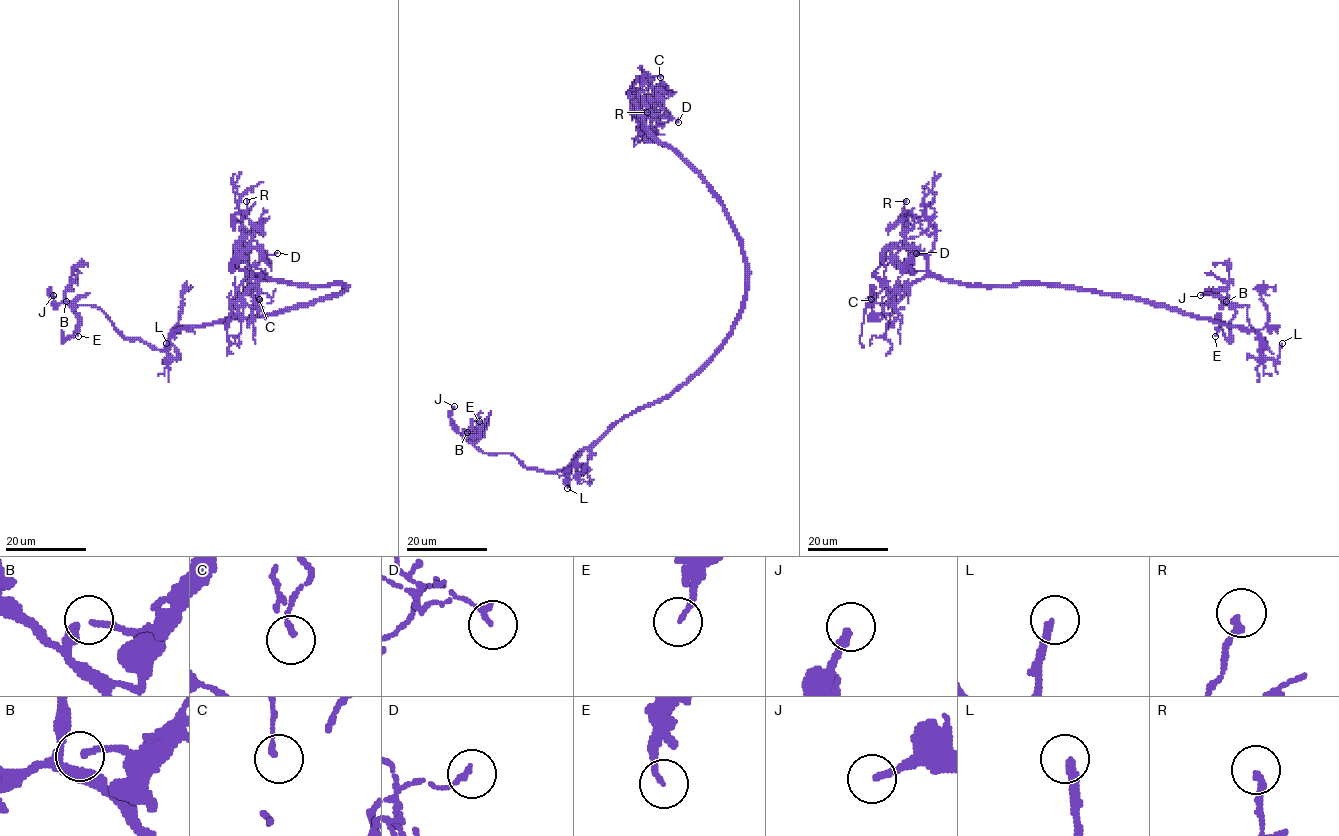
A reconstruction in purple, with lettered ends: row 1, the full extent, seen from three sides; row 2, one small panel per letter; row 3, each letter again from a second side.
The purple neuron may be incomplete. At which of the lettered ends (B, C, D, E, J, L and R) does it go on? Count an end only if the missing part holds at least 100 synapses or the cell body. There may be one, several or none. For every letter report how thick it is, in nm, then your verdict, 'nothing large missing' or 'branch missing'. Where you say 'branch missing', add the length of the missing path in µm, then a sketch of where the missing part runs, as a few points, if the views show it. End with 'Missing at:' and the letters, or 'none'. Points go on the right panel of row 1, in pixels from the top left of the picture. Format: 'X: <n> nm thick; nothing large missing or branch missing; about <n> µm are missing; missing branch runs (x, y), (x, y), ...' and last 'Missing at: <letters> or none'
B: 180 nm thick; nothing large missing
C: 130 nm thick; nothing large missing
D: 160 nm thick; nothing large missing
E: 160 nm thick; nothing large missing
J: 240 nm thick; nothing large missing
L: 240 nm thick; branch missing; about 60 µm are missing
R: 200 nm thick; nothing large missing
Missing at: L

